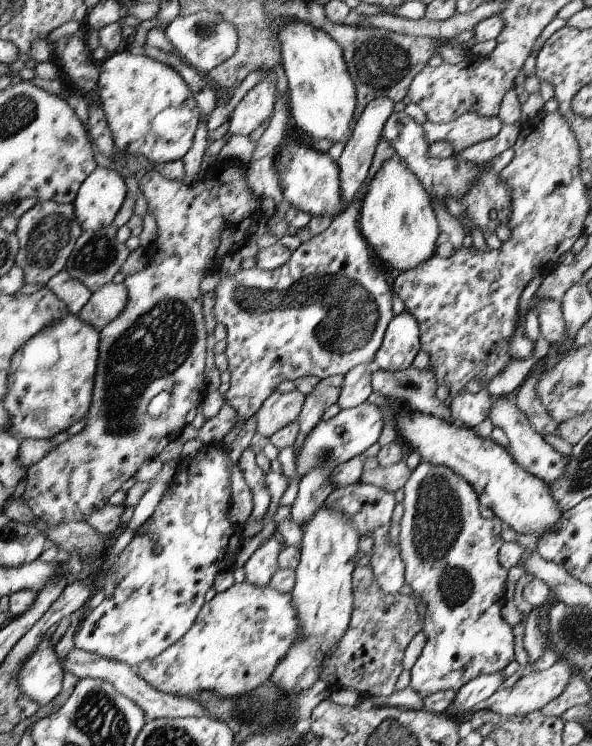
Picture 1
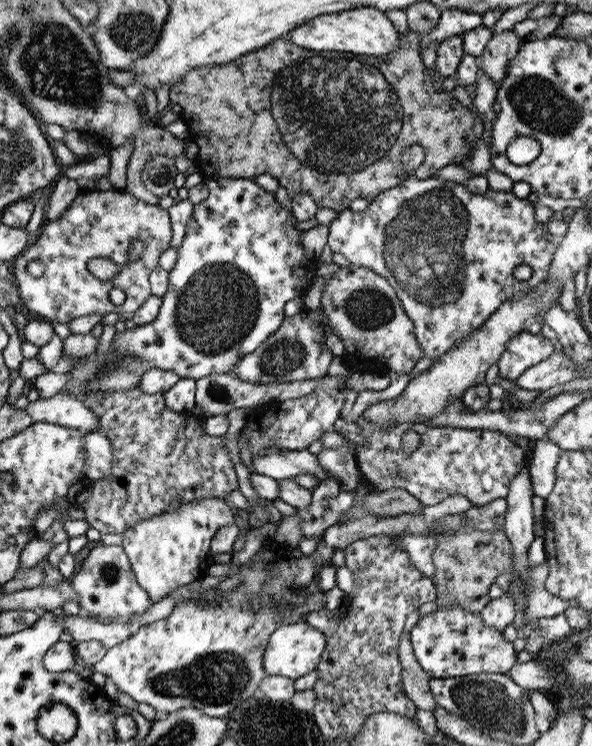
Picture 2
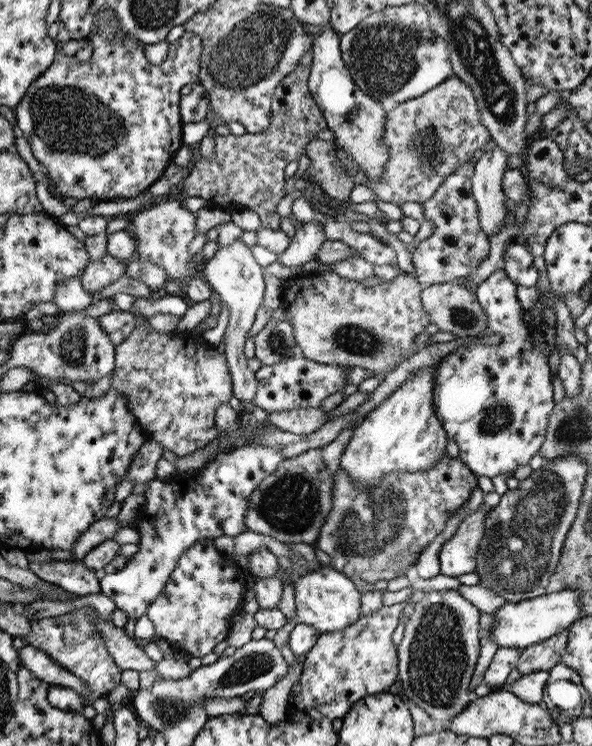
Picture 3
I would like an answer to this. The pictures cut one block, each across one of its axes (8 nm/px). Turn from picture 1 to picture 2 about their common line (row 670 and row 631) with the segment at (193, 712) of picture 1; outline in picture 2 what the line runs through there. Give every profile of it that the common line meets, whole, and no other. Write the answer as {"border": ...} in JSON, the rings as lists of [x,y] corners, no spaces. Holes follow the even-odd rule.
{"border":[[[57,608],[57,610],[37,610],[37,612],[41,612],[41,614],[51,612],[55,618],[61,616],[61,620],[65,624],[63,632],[71,634],[75,644],[87,642],[87,640],[97,640],[97,642],[101,642],[105,646],[105,650],[109,650],[111,646],[117,646],[117,644],[121,644],[123,640],[127,640],[127,638],[131,638],[135,634],[135,628],[129,626],[129,624],[117,624],[117,622],[99,624],[99,622],[91,620],[91,618],[85,618],[83,614],[77,614],[77,616],[71,618],[71,616],[65,616],[61,612],[61,608]]]}

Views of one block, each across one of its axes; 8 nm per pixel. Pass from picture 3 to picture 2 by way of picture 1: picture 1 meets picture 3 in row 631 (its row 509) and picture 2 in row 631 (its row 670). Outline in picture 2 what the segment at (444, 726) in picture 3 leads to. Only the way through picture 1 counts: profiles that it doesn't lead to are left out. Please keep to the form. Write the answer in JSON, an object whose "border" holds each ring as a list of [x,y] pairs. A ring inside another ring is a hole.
{"border":[[[459,604],[437,608],[417,620],[409,632],[411,652],[421,672],[429,680],[455,680],[473,674],[501,674],[507,676],[511,666],[517,662],[513,644],[501,638],[501,630],[485,626],[481,614],[467,612]]]}

